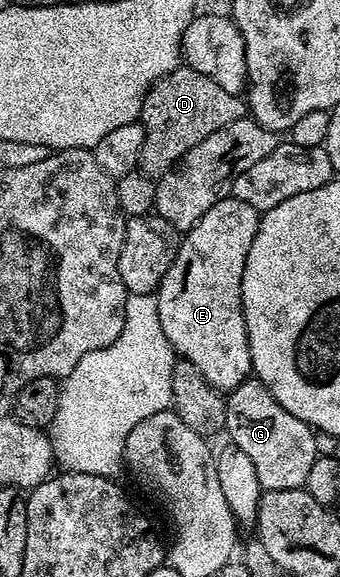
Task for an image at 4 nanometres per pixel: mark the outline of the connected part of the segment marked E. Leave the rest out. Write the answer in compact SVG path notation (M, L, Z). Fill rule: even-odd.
M223 196L192 229L185 231L175 259L156 291L160 328L164 328L175 355L196 364L196 372L223 392L235 390L252 374L242 311L242 277L259 217L260 211L252 204Z

